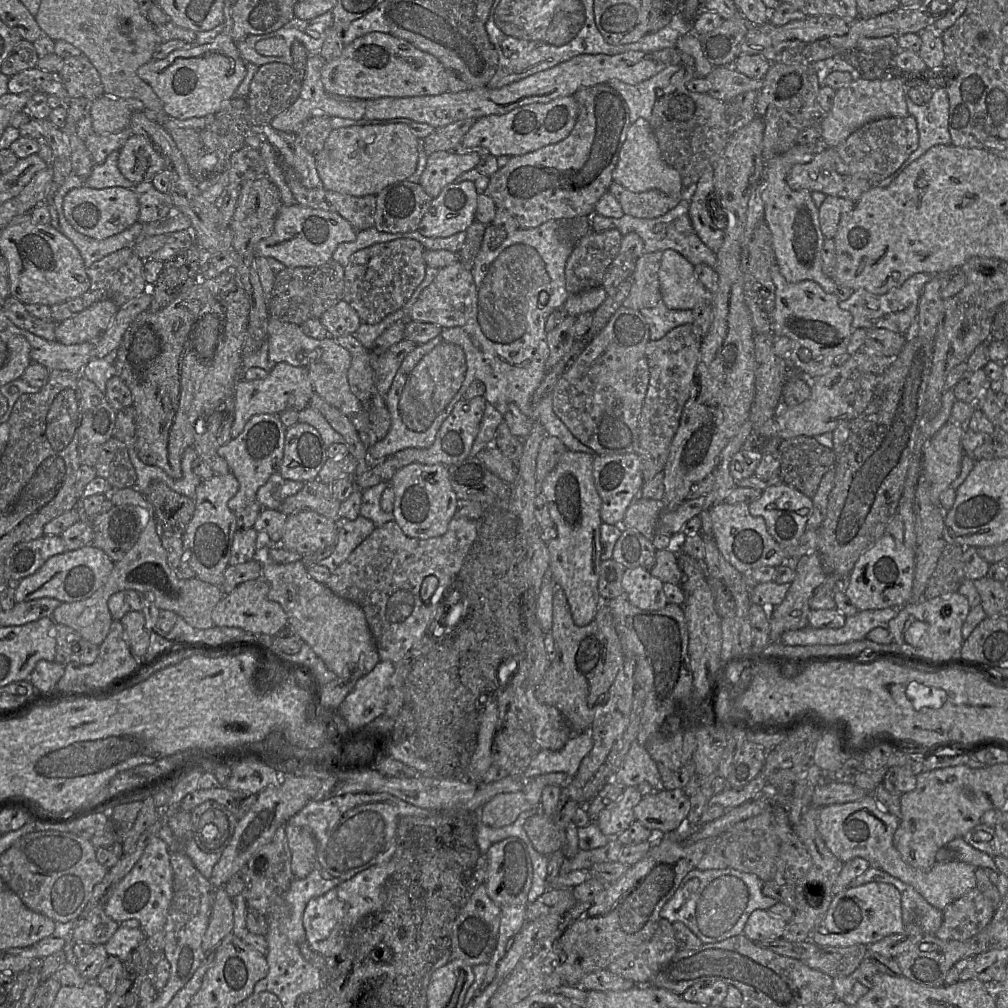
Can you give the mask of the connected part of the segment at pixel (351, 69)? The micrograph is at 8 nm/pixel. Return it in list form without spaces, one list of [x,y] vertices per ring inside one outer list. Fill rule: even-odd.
[[[380,32],[366,34],[345,45],[339,57],[323,65],[321,80],[329,95],[357,99],[428,96],[448,92],[448,73],[436,57],[403,39]]]

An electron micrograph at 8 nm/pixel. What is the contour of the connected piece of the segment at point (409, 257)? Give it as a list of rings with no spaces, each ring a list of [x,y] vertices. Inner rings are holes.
[[[397,239],[390,242],[377,243],[355,252],[344,267],[343,301],[356,311],[362,323],[370,325],[379,323],[389,314],[400,310],[423,281],[427,268],[423,260],[424,251],[425,248],[416,240]]]

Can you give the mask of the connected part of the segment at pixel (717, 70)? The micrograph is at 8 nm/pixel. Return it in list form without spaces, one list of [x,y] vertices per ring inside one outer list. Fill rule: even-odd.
[[[732,66],[715,67],[706,77],[710,83],[708,94],[724,103],[747,91],[759,92],[764,79],[753,79]]]

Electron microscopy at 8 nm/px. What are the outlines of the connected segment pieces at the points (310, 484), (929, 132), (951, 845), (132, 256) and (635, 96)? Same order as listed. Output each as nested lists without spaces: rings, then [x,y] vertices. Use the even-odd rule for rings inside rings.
[[[315,479],[305,482],[299,492],[287,497],[282,502],[279,511],[291,515],[299,511],[310,510],[336,522],[340,518],[340,504],[341,502],[332,495],[330,485]]]
[[[936,88],[931,100],[923,105],[913,103],[908,96],[906,101],[909,114],[917,121],[919,147],[898,169],[899,173],[902,173],[933,146],[952,144],[949,130],[950,105],[946,88]]]
[[[963,837],[953,839],[936,853],[936,862],[954,859],[969,863],[975,868],[990,868],[997,874],[1003,874],[996,866],[993,857],[969,845]]]
[[[125,247],[87,267],[90,287],[81,297],[85,308],[102,300],[111,300],[120,308],[150,289],[143,277],[143,264],[144,260],[140,259],[131,247]]]
[[[672,64],[655,76],[636,85],[619,80],[611,80],[606,84],[617,91],[626,102],[631,124],[639,118],[650,121],[656,100],[662,96],[662,90],[668,86],[671,78],[680,68],[679,65]]]

